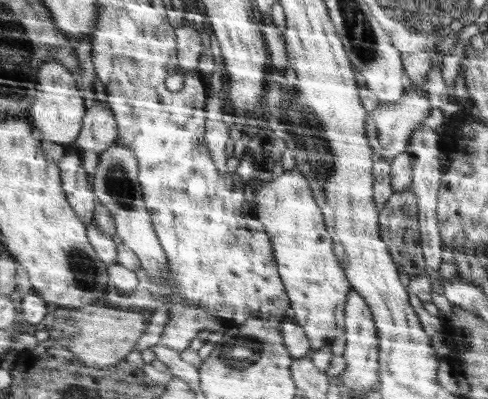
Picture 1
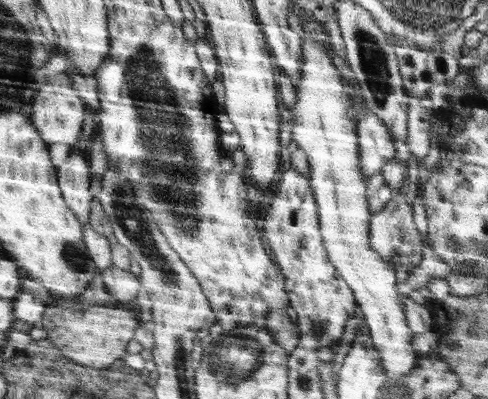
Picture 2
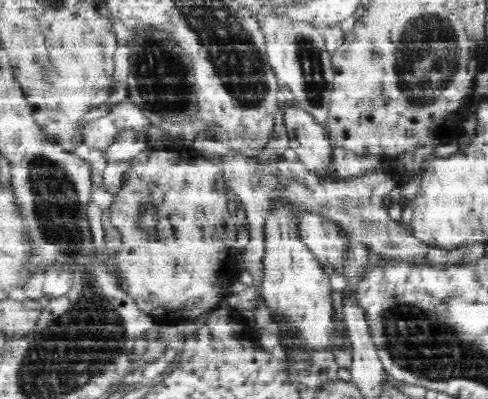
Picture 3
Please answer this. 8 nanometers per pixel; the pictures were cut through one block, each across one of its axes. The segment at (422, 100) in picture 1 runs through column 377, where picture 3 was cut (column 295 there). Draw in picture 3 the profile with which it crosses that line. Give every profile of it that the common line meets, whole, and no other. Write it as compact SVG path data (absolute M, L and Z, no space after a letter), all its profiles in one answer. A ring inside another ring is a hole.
M284 104L284 128L290 138L292 156L306 164L312 174L324 180L328 166L332 166L332 144L324 126L320 126L308 112L298 106Z

